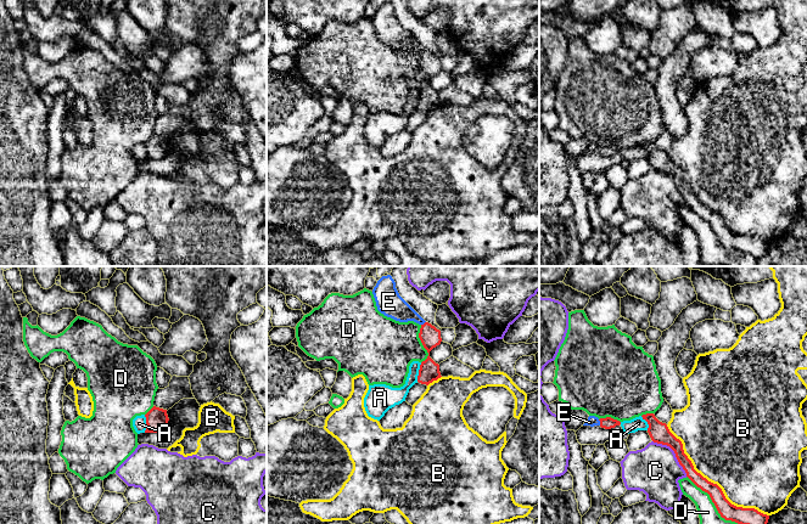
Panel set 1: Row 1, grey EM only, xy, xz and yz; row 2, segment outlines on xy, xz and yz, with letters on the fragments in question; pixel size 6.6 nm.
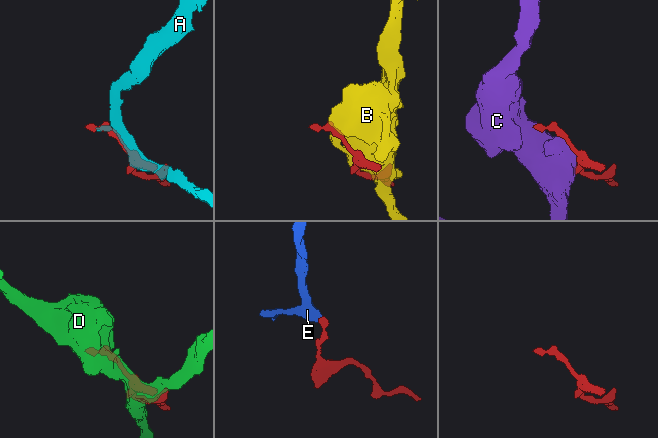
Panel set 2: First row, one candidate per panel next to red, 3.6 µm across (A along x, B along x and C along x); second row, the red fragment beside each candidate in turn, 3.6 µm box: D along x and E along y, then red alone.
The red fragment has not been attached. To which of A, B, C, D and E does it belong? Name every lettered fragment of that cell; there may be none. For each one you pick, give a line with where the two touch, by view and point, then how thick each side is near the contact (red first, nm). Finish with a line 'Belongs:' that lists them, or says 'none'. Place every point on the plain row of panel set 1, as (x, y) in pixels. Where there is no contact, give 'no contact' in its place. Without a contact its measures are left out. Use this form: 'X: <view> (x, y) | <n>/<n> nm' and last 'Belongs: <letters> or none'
E: yz (600, 150) | 80/70 nm
Belongs: E

